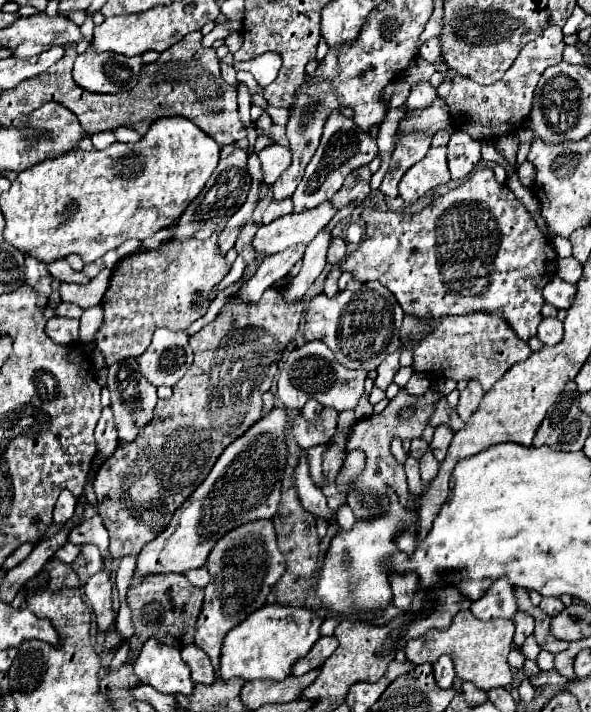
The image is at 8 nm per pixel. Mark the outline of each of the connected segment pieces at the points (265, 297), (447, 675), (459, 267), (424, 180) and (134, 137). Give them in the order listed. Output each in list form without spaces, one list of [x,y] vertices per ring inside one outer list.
[[[278,288],[266,290],[266,294],[262,294],[254,306],[238,302],[238,294],[234,294],[224,302],[222,310],[210,324],[190,336],[194,362],[178,384],[174,384],[172,396],[158,402],[152,422],[138,432],[134,442],[118,442],[116,450],[104,460],[94,478],[100,516],[110,534],[112,560],[122,556],[138,556],[140,550],[168,526],[174,510],[178,510],[178,506],[198,488],[198,484],[202,484],[220,452],[262,416],[262,394],[270,390],[284,348],[300,328],[302,314],[304,298],[300,298],[300,302],[286,302],[282,298],[282,290]]]
[[[442,656],[440,660],[436,660],[434,664],[432,664],[432,668],[434,668],[434,680],[438,682],[438,686],[440,688],[450,688],[452,686],[452,680],[454,680],[454,666],[452,666],[452,660],[448,658],[448,656]]]
[[[492,168],[474,170],[458,188],[436,198],[418,214],[380,212],[364,206],[360,220],[366,224],[364,240],[358,250],[344,258],[340,268],[352,272],[358,282],[378,280],[396,296],[406,314],[440,318],[442,314],[492,310],[502,314],[522,340],[536,336],[536,326],[542,320],[542,288],[554,278],[558,256],[550,238],[536,228],[528,210],[514,198],[508,186],[494,180]]]
[[[432,146],[428,154],[402,176],[398,184],[398,192],[400,192],[400,198],[410,204],[410,202],[416,202],[426,192],[430,192],[432,188],[446,182],[450,182],[446,146]]]
[[[116,128],[114,136],[118,142],[138,142],[142,138],[140,134],[136,134],[134,130],[128,130],[128,128]]]

